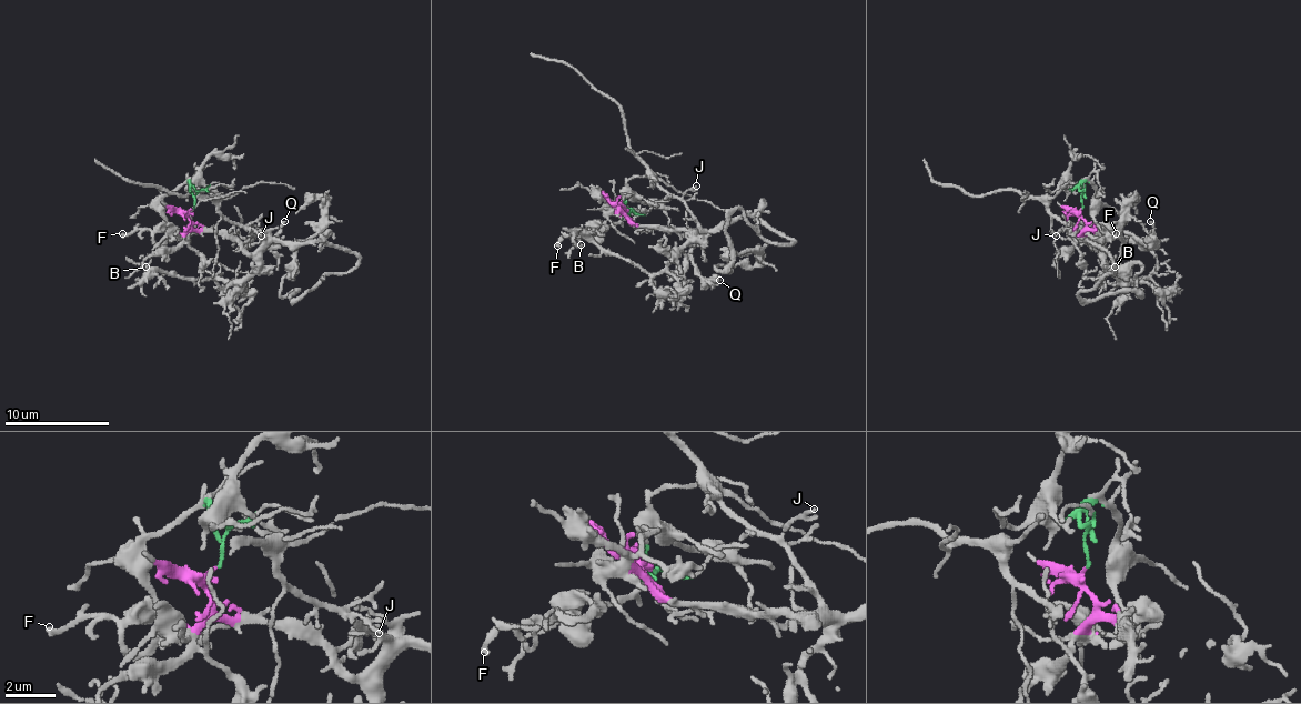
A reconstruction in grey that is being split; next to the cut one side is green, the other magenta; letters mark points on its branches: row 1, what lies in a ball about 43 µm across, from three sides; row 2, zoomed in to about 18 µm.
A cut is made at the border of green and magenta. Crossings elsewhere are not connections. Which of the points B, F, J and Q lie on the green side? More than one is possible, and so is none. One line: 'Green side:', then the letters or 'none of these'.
Green side: F

